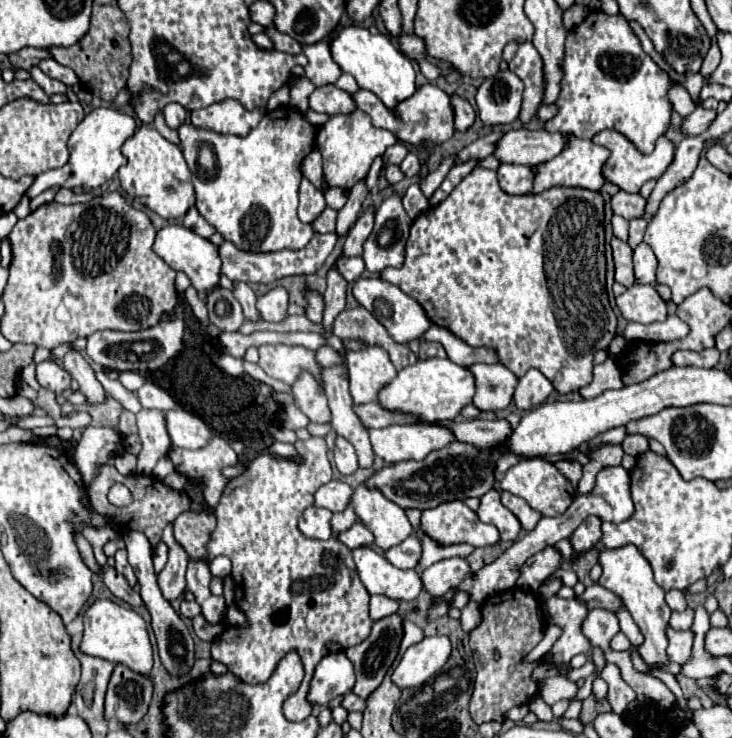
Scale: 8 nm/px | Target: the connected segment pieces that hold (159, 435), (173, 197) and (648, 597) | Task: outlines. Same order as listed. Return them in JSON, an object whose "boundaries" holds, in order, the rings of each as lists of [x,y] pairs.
{"boundaries":[[[[142,408],[136,414],[136,418],[138,418],[138,434],[142,440],[142,452],[138,454],[138,474],[150,476],[156,462],[168,454],[172,442],[164,428],[162,412]]],[[[140,126],[134,132],[134,136],[126,140],[126,144],[122,146],[122,152],[128,158],[128,164],[120,168],[118,178],[126,194],[166,220],[184,218],[186,212],[194,206],[196,194],[194,194],[190,170],[184,162],[182,150],[170,140],[166,140],[156,128]]],[[[626,544],[626,546],[620,546],[620,548],[604,548],[604,550],[600,550],[598,562],[602,566],[602,576],[600,576],[598,584],[622,598],[624,606],[628,608],[628,612],[632,614],[634,622],[638,624],[638,628],[640,628],[640,632],[644,636],[644,642],[638,646],[640,658],[648,666],[668,664],[670,660],[668,660],[668,654],[666,654],[666,648],[668,648],[666,628],[668,628],[672,612],[664,602],[664,588],[660,588],[656,584],[648,560],[642,556],[642,552],[634,544]]]]}

